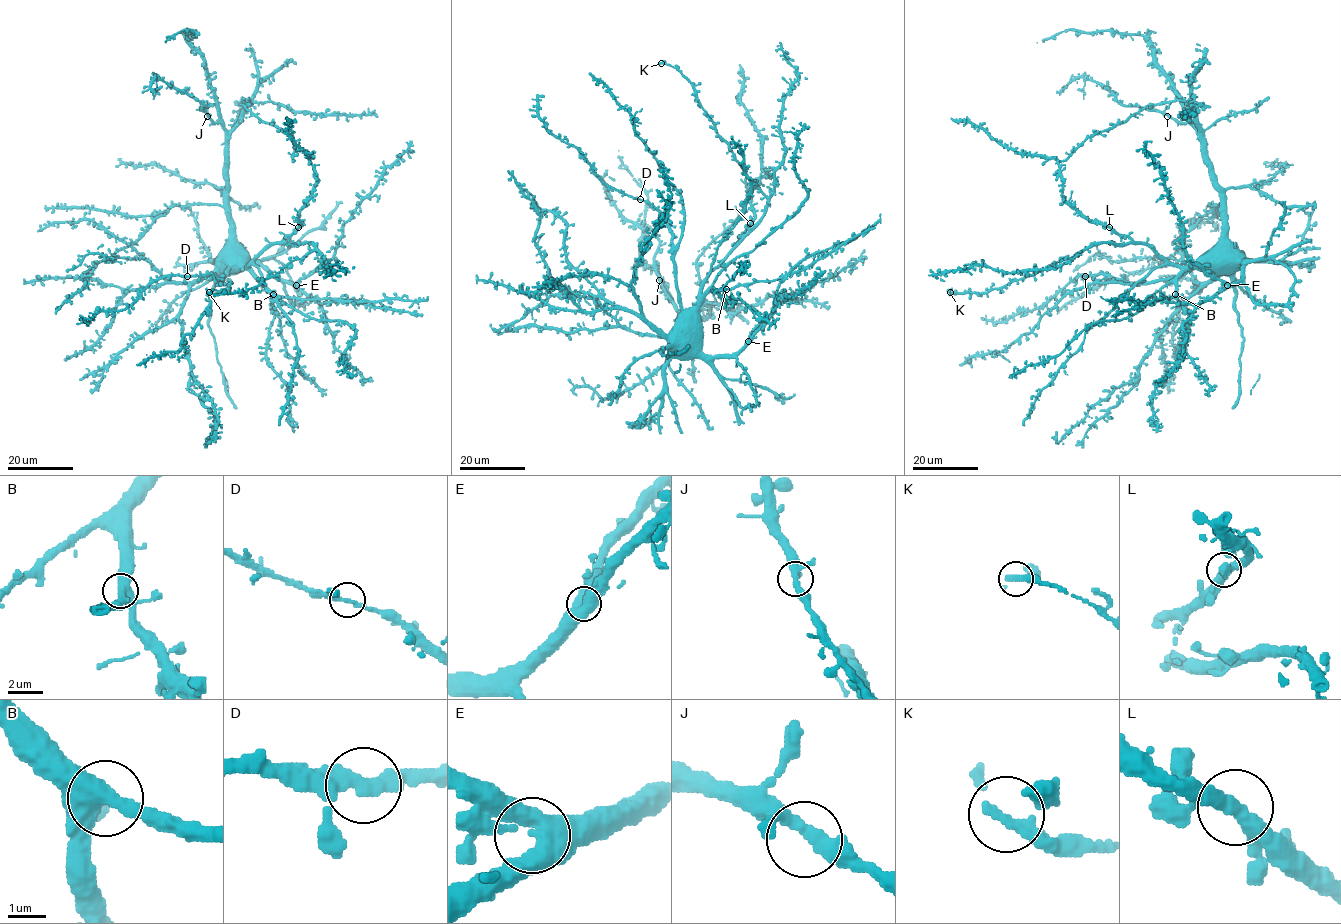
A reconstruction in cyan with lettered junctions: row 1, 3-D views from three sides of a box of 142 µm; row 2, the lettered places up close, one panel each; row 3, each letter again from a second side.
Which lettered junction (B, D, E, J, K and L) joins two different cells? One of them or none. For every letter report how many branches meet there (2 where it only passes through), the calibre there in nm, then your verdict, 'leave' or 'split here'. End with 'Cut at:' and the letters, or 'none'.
B: branches 3; calibre 380 nm; leave
D: branches 3; calibre 280 nm; leave
E: branches 3; calibre 320 nm; leave
J: branches 3; calibre 280 nm; leave
K: branches 3; calibre 240 nm; leave
L: branches 3; calibre 300 nm; leave
Cut at: none

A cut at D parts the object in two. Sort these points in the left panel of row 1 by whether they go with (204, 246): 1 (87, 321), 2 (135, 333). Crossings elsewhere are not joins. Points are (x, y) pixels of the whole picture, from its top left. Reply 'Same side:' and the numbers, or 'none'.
Same side: 2

